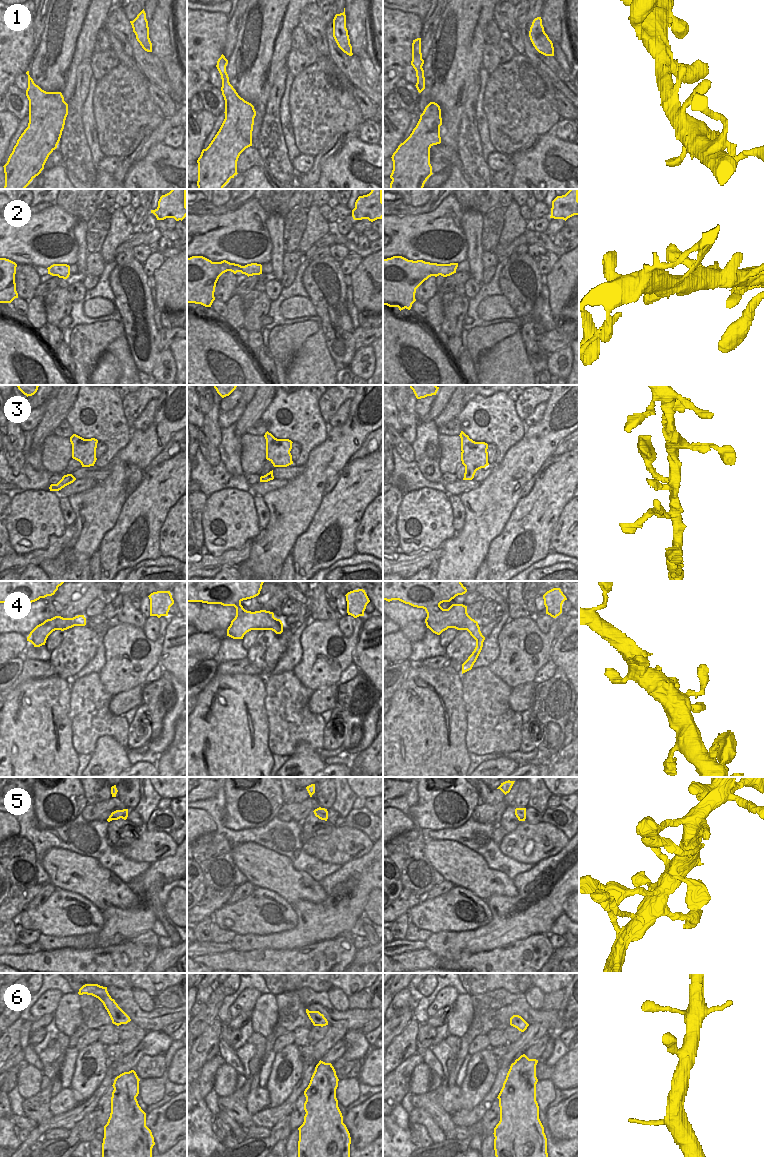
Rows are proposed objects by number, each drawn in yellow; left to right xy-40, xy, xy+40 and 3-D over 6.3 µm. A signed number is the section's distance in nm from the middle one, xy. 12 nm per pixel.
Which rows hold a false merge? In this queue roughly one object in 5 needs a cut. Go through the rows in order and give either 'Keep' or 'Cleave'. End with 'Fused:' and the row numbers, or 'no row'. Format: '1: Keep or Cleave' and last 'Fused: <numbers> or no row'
1: Keep
2: Keep
3: Keep
4: Keep
5: Keep
6: Keep
Fused: no row

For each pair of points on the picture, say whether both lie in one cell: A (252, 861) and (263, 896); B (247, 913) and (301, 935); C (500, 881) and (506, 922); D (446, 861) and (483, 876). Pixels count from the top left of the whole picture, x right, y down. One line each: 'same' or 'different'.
A: different
B: different
C: different
D: same

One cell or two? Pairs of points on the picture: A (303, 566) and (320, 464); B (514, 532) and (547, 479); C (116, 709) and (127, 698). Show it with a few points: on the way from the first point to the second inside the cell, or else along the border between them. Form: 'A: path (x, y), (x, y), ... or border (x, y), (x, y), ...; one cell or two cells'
A: border (321, 501), (309, 526), (296, 541); two cells
B: path (525, 520), (547, 498), (547, 492); one cell
C: path (119, 706), (124, 701); one cell

